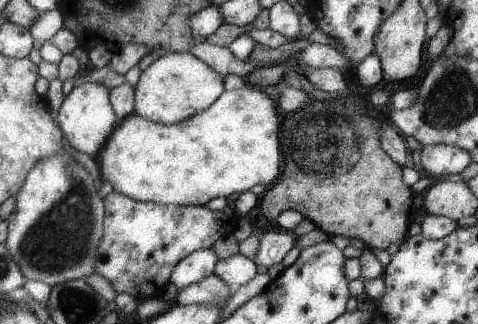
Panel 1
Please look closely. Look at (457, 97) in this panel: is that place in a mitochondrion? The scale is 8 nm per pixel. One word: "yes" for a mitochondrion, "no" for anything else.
yes

